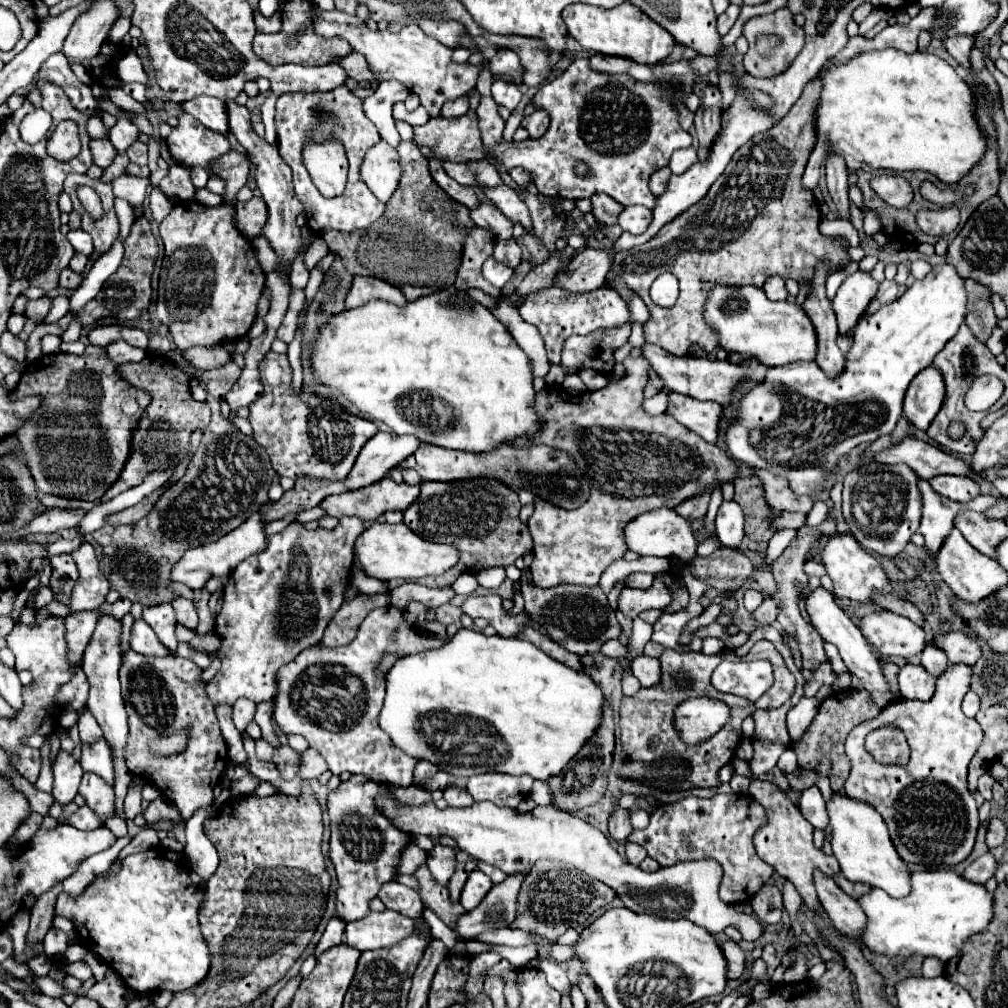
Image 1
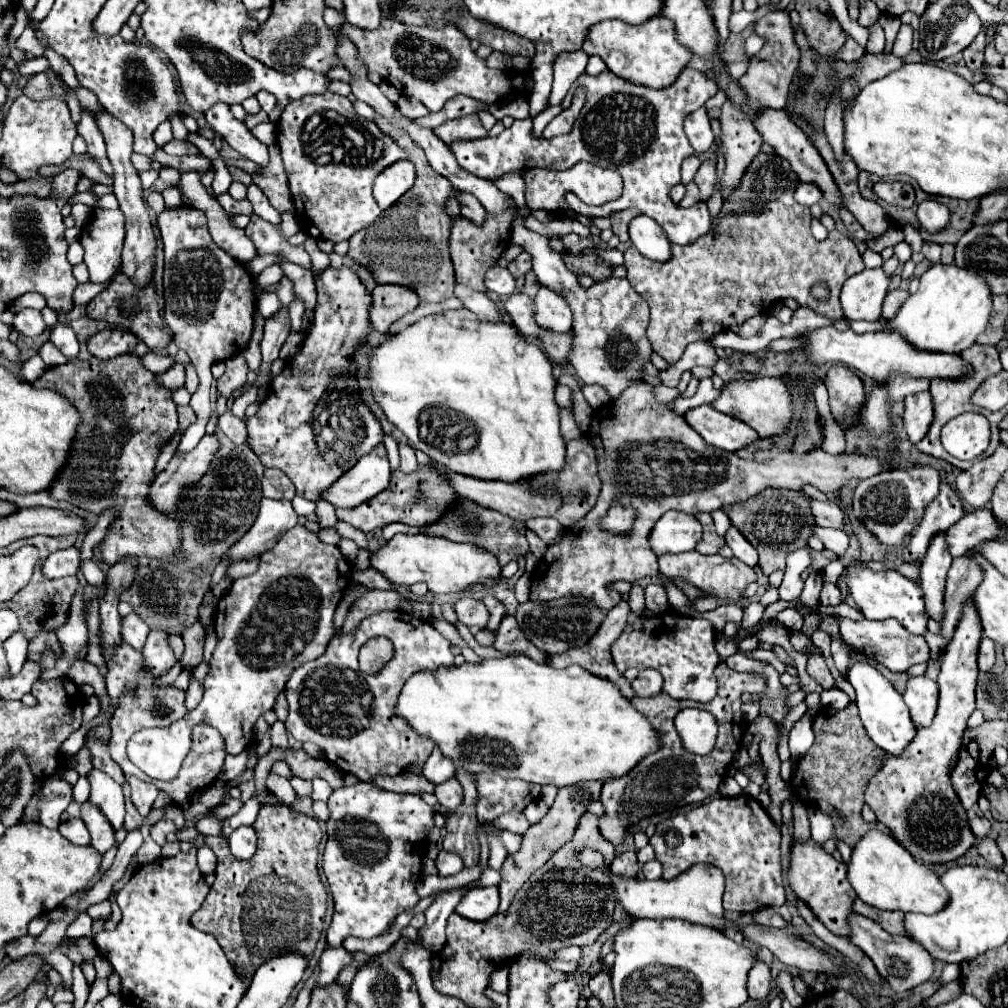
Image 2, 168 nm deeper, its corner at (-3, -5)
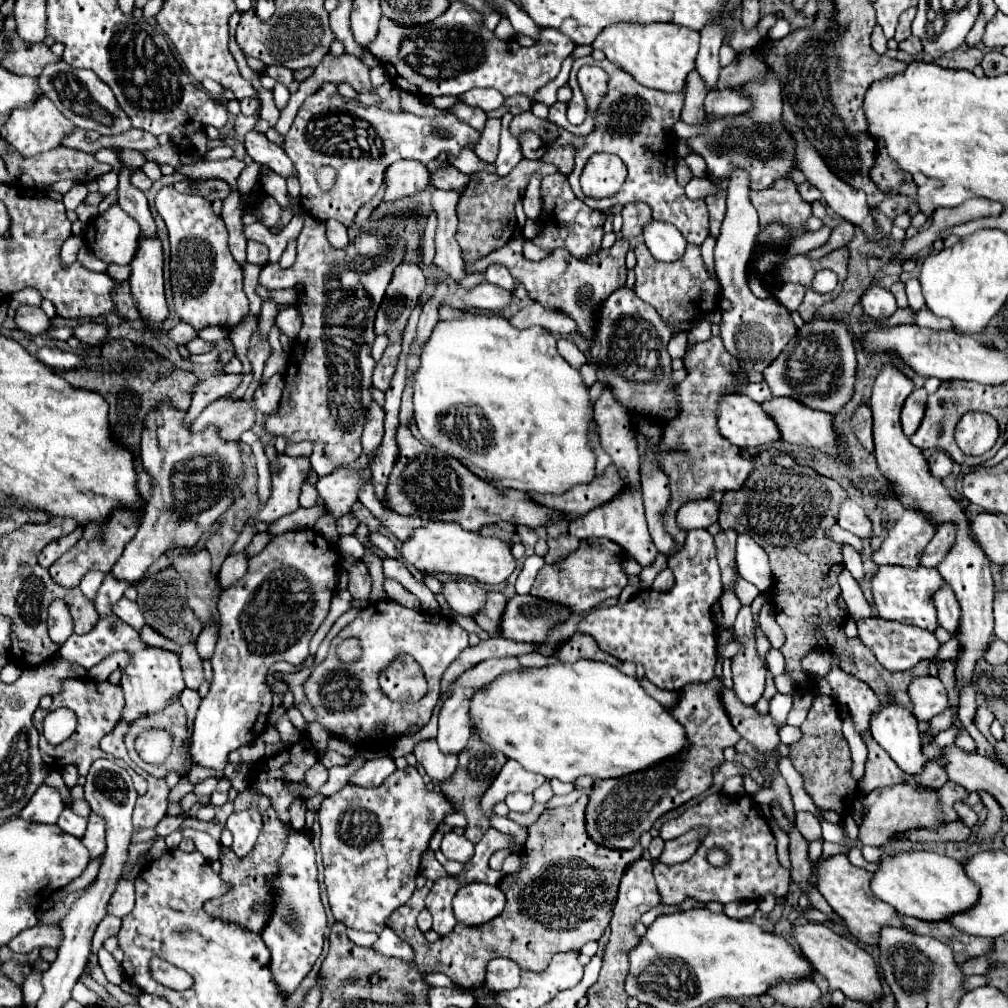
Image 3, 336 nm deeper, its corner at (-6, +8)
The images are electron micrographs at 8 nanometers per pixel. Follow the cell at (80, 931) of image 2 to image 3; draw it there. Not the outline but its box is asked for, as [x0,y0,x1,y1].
[98,946,125,985]

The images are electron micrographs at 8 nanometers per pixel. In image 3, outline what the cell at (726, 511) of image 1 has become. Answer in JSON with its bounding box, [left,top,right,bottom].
[736,534,774,592]

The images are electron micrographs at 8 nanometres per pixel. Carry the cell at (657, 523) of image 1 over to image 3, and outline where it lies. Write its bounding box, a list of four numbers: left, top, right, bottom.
[676,498,720,532]

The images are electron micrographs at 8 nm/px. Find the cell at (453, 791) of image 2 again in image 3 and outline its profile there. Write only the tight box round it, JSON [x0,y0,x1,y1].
[414,740,458,780]

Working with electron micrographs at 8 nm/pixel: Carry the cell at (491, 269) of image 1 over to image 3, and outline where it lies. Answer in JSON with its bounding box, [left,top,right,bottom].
[486,264,514,290]

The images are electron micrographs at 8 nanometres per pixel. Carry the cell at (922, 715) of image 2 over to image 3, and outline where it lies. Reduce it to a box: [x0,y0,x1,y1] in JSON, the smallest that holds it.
[908,676,948,722]

